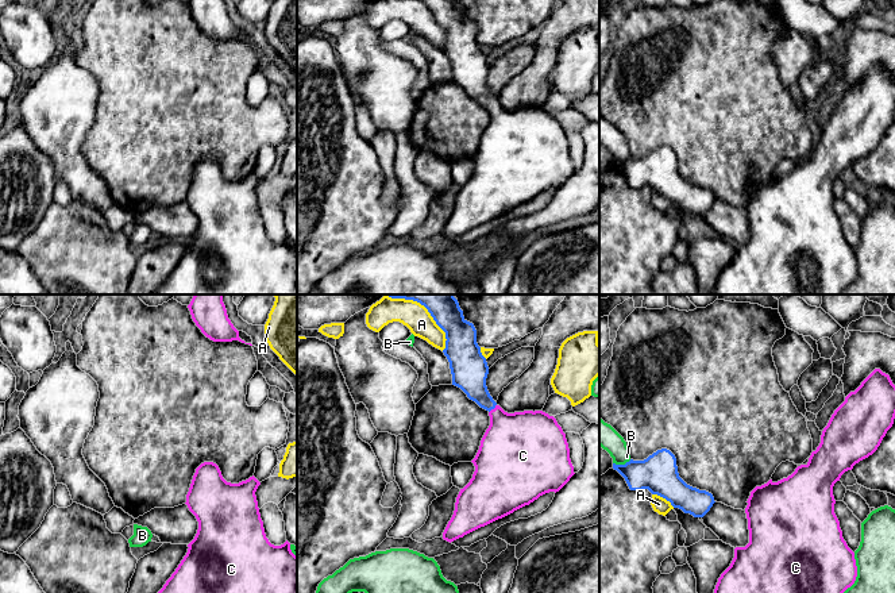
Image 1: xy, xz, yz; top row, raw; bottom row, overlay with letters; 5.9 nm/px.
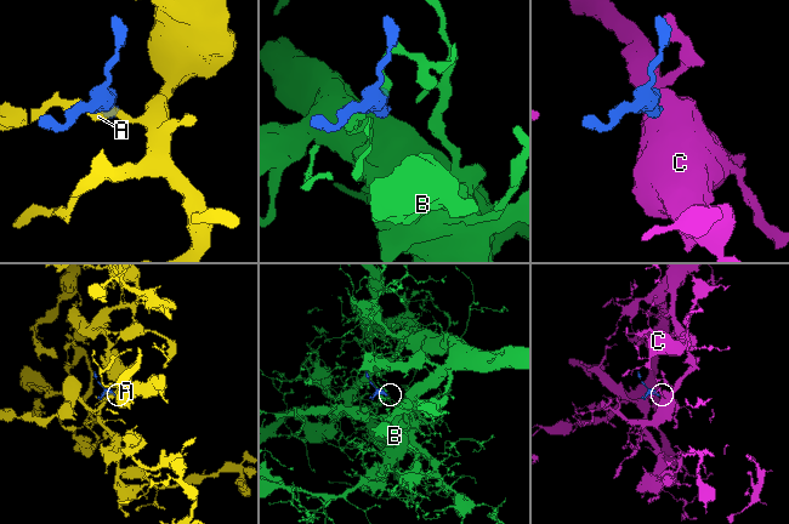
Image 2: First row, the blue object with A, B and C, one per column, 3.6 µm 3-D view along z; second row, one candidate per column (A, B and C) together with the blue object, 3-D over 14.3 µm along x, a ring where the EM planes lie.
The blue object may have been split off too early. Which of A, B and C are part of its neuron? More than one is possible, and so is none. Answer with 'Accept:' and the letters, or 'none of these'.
Accept: C

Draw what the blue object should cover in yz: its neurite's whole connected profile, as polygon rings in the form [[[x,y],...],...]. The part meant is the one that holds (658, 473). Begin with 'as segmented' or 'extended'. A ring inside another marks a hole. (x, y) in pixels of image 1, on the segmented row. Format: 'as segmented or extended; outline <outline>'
as segmented; outline [[[667,448],[644,461],[613,463],[613,469],[625,478],[630,490],[648,489],[694,517],[703,517],[715,502],[711,493],[693,488],[679,477],[676,458]]]

